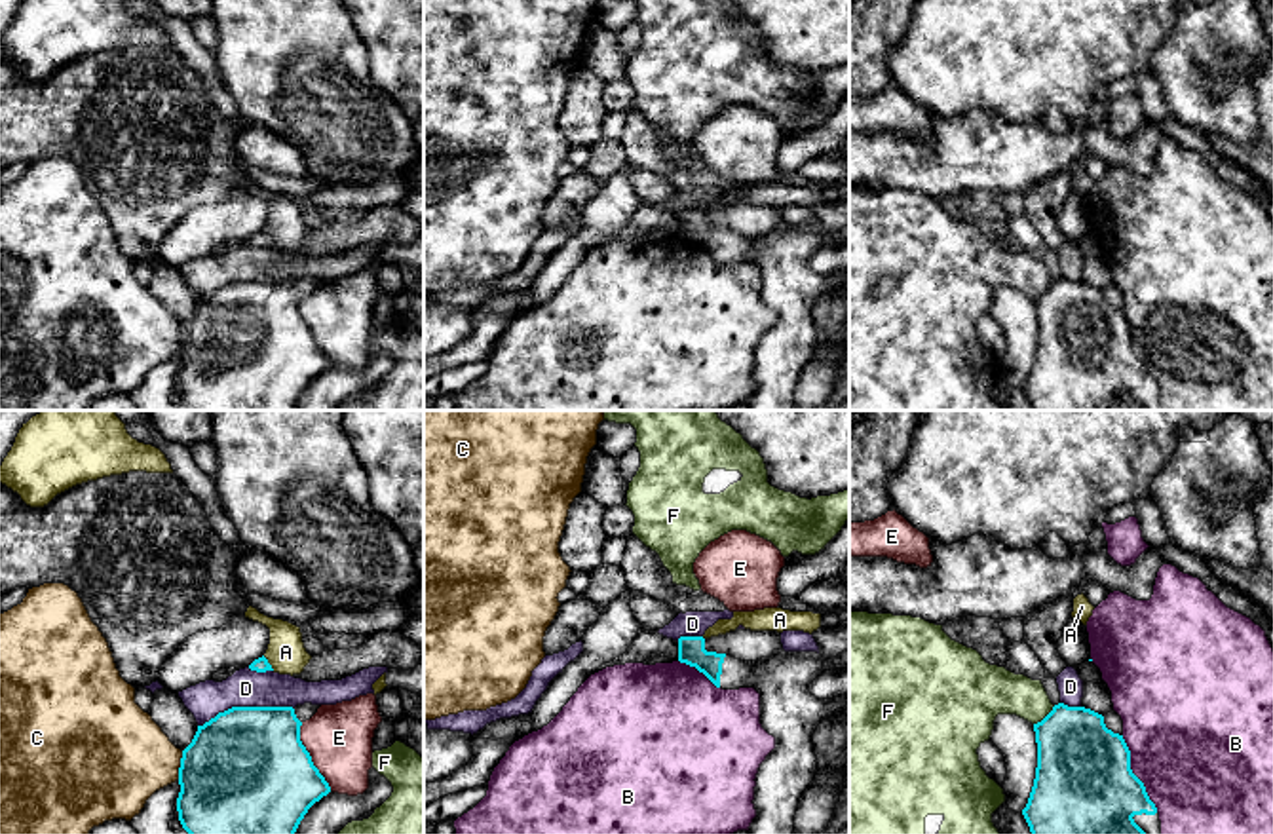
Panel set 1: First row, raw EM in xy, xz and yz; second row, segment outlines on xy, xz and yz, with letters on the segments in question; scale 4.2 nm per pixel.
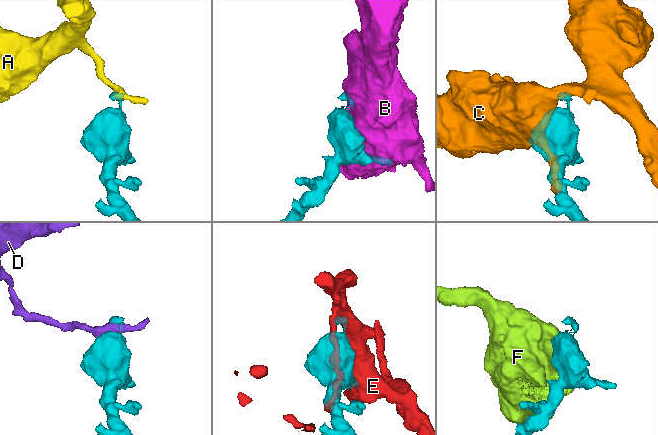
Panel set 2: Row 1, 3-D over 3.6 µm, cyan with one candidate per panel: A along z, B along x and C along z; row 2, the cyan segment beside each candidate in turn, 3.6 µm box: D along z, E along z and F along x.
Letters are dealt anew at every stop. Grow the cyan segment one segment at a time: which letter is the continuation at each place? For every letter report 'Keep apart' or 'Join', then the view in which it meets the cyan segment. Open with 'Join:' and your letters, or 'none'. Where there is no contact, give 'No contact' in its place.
Join: none
A: Keep apart. Touches cyan in xy
B: Keep apart. Touches cyan in yz
C: Keep apart. Touches cyan in xy
D: Keep apart. Touches cyan in xy
E: Keep apart. Touches cyan in xy
F: Keep apart. Touches cyan in yz

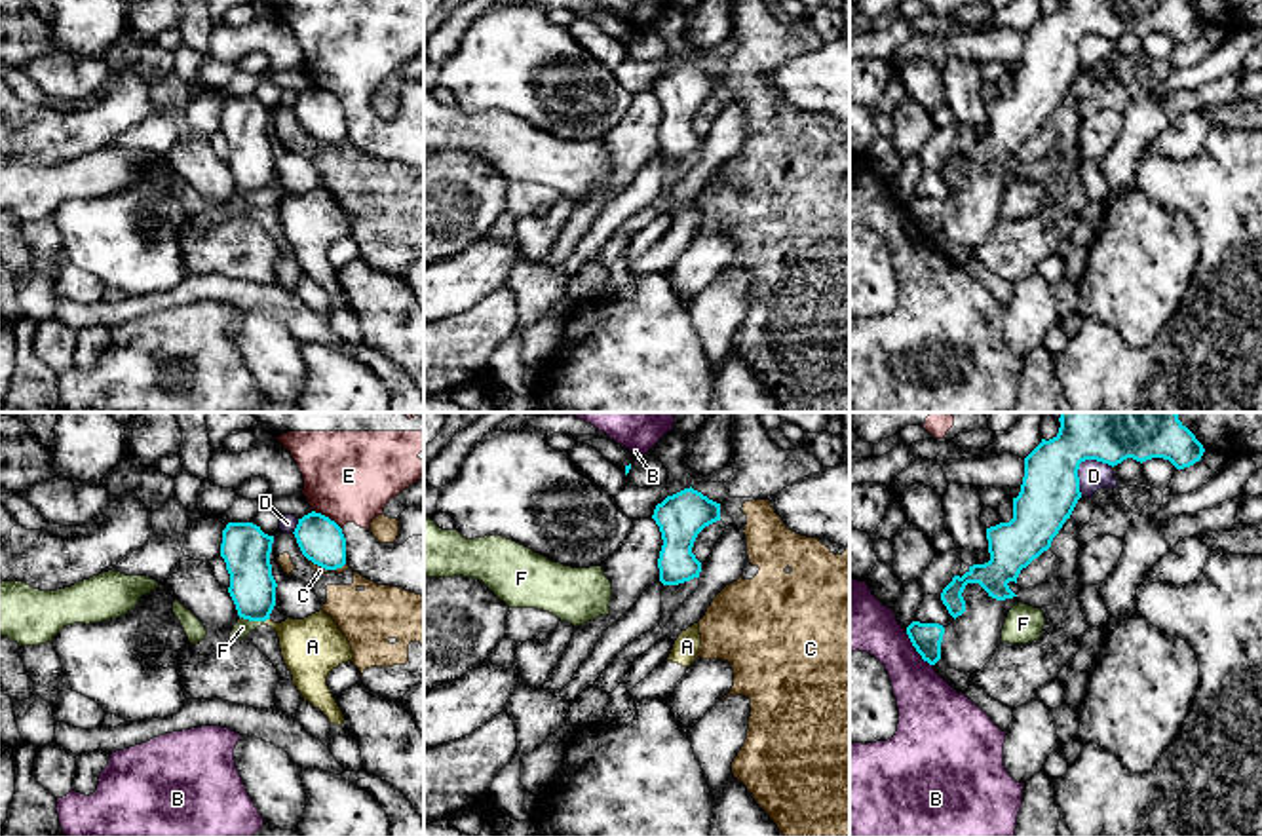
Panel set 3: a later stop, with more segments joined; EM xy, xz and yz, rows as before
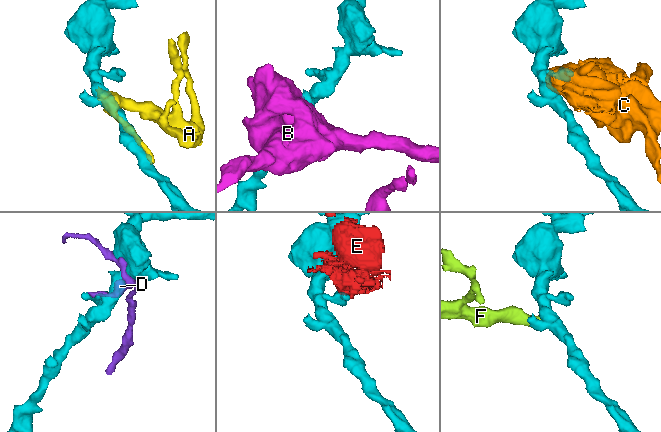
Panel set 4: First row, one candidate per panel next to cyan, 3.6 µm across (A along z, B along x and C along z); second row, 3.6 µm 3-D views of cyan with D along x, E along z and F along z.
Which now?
Join: none
A: Keep apart. Touches cyan in xy
B: Keep apart. Touches cyan in yz
C: Keep apart. Touches cyan in xy
D: Keep apart. Touches cyan in yz
E: Keep apart. Touches cyan in xy
F: Keep apart. Touches cyan in xy

